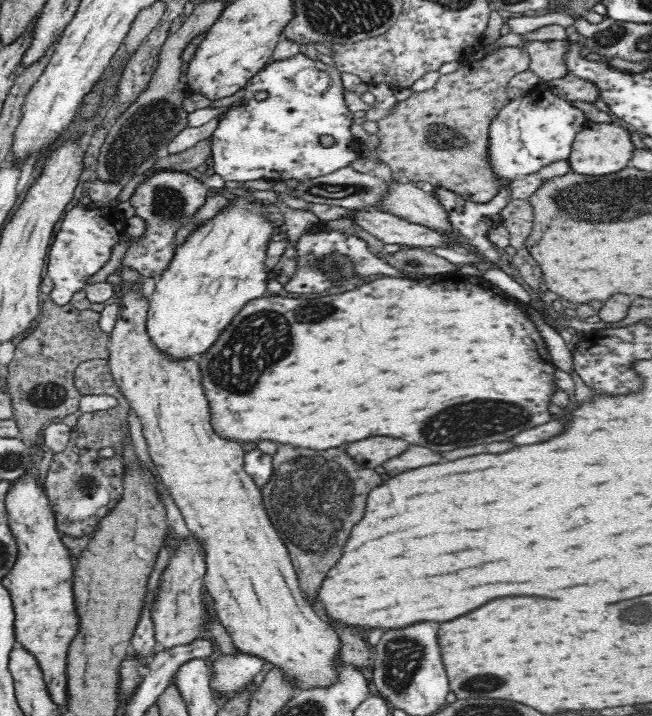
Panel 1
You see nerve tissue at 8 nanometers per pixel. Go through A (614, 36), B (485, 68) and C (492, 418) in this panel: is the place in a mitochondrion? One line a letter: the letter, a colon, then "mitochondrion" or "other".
A: mitochondrion
B: other
C: mitochondrion

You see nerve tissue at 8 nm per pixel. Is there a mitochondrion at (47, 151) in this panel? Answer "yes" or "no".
no

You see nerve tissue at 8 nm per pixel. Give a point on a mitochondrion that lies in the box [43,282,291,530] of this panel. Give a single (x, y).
(85, 485)

